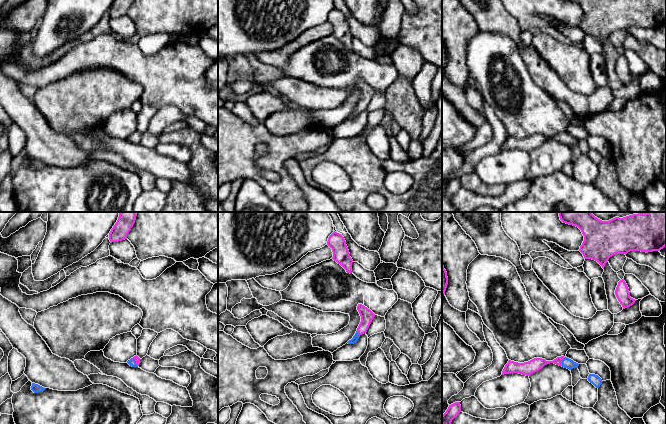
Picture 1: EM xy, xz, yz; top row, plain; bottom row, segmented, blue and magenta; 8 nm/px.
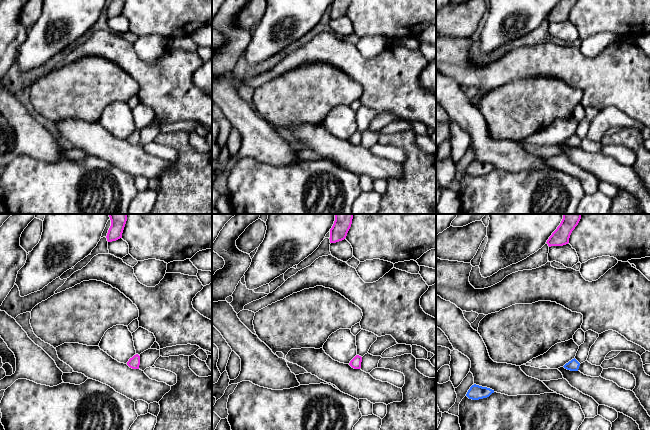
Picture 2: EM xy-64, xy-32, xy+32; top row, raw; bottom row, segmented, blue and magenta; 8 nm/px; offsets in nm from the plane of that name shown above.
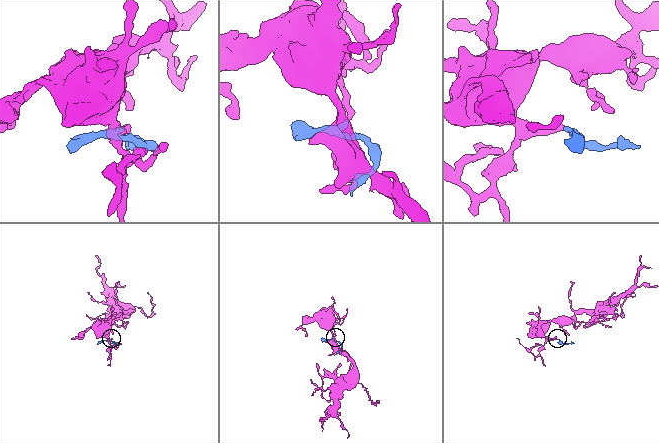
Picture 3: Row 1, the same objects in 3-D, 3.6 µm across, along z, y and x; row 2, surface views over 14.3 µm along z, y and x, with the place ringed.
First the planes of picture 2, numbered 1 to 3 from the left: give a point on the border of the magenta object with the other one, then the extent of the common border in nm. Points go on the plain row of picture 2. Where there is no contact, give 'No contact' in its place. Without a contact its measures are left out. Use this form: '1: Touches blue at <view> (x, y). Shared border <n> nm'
1: No contact
2: No contact
3: No contact

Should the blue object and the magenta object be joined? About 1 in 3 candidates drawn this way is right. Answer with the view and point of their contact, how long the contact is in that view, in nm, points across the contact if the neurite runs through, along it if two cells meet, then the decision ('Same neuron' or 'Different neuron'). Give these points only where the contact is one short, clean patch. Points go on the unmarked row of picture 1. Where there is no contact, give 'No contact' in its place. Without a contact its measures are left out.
Touches blue at yz (562, 137). Shared border 80 nm. Path across: yz (567, 139), (562, 137), (541, 138), (534, 141). Same neuron

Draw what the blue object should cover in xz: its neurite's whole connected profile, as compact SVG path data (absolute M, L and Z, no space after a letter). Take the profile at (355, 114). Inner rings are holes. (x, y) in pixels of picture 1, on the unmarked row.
M358 80L357 86L361 92L361 98L360 98L353 114L347 118L348 120L356 119L358 117L359 113L362 110L367 108L372 96L375 93L375 90L370 85L368 85L367 83L365 83L362 80Z

